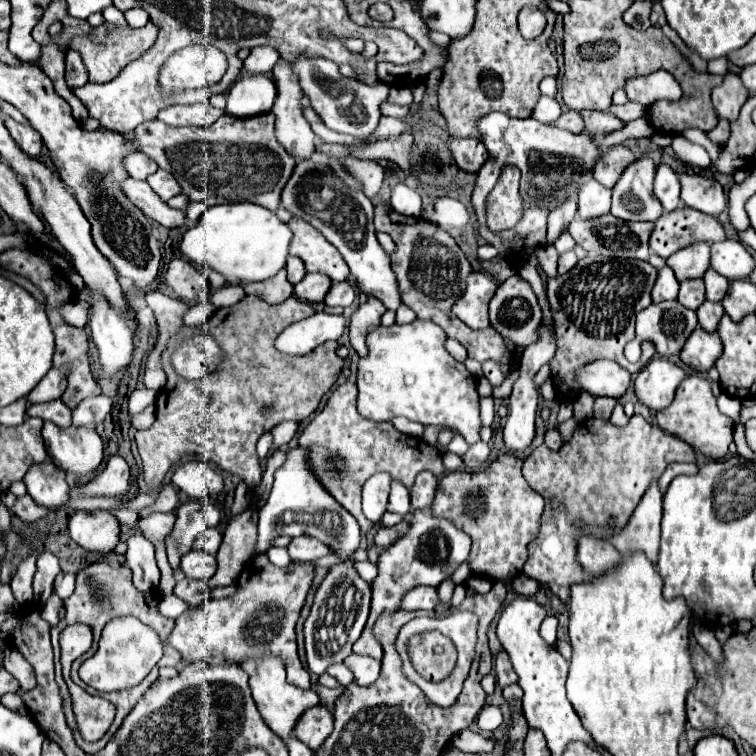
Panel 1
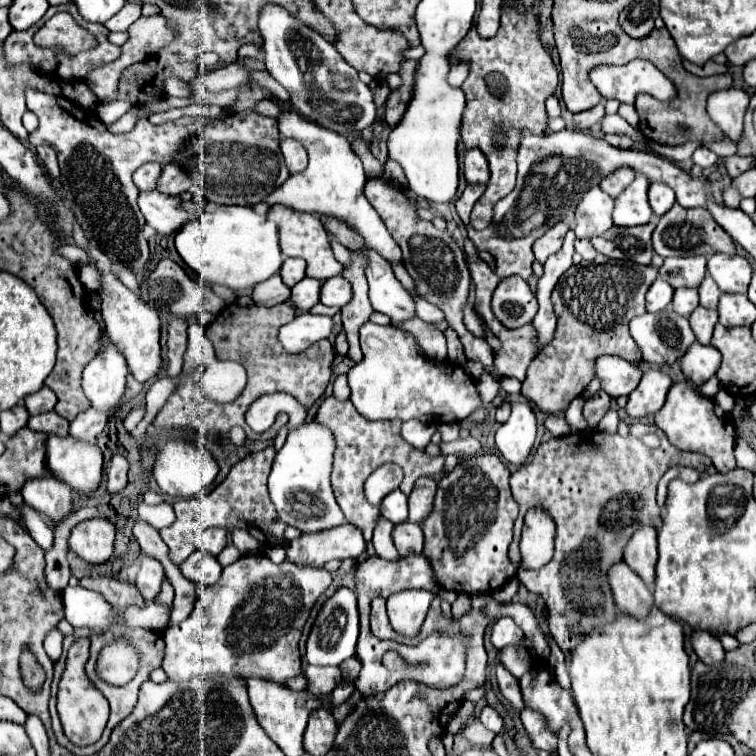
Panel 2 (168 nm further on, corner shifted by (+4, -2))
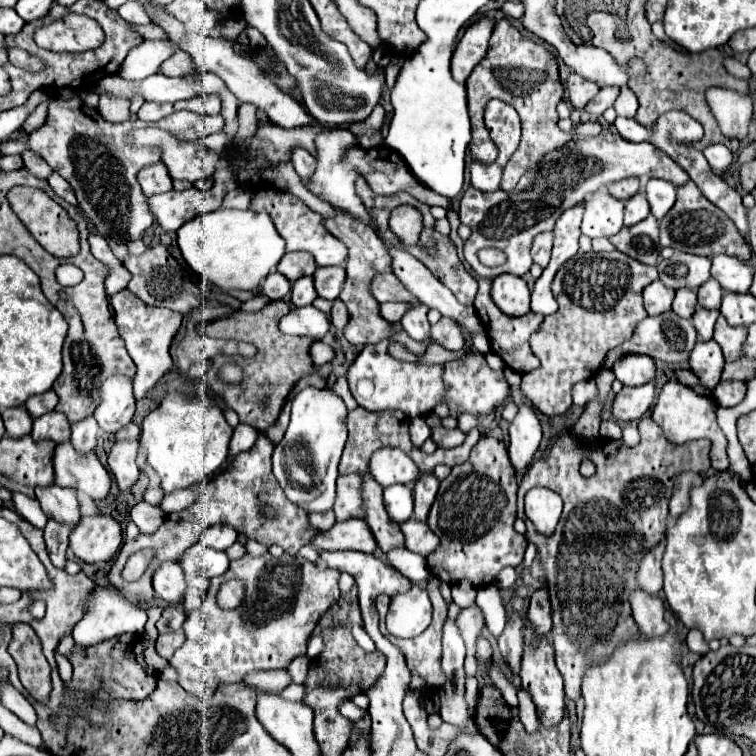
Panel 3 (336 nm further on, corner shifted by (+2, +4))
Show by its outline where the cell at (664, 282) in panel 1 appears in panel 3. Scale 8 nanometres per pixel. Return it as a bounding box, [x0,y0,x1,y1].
[644,280,674,316]

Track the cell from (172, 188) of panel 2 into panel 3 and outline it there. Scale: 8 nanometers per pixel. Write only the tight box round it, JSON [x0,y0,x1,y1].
[130,128,218,182]

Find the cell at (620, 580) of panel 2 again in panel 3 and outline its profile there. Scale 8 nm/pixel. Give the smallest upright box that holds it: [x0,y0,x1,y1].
[630,588,670,638]

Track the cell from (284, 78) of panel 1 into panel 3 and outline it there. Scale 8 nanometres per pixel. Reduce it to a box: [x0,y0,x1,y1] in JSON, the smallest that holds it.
[292,148,316,180]

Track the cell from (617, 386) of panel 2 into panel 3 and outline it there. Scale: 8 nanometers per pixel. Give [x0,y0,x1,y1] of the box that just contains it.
[612,354,656,386]

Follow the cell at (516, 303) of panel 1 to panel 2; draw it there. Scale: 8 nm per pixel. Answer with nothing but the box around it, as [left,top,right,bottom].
[492,276,538,328]

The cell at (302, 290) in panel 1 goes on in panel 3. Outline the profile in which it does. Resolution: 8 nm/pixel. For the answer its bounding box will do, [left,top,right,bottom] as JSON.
[290,276,318,306]

